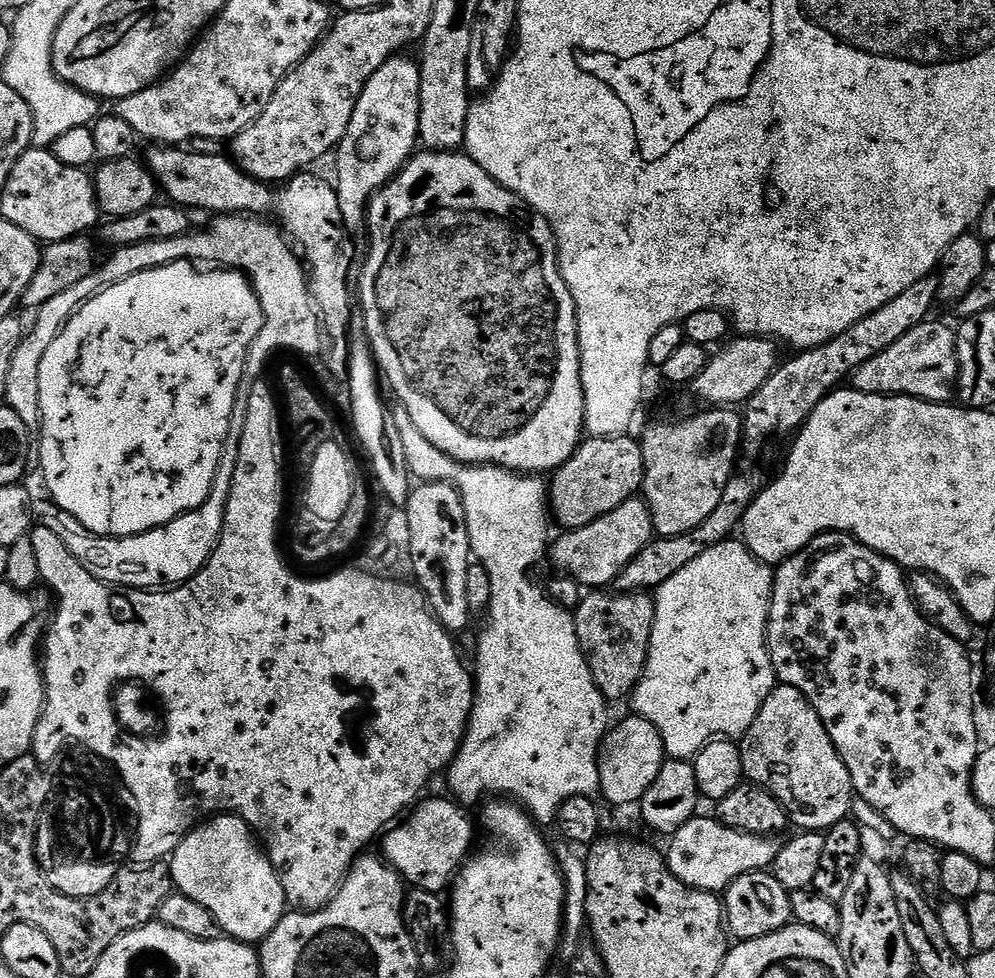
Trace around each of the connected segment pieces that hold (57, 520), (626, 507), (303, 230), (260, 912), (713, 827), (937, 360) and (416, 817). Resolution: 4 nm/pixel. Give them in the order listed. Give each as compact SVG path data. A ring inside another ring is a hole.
M239 431L229 432L222 446L222 458L212 489L200 508L185 512L183 516L176 516L171 523L163 524L160 528L152 528L140 535L101 539L100 548L94 549L90 558L88 557L90 534L85 528L77 526L63 514L56 514L53 520L47 521L46 526L54 530L54 534L58 534L62 542L66 542L66 546L77 558L84 561L84 569L91 576L105 584L145 590L179 586L204 569L206 562L212 557L216 543L220 541L220 531L224 529L224 511L230 494L230 482L234 482L234 466L238 462L239 445Z
M633 498L622 502L618 510L610 510L598 522L565 531L564 536L555 537L550 548L550 560L557 568L557 573L567 579L576 580L584 590L604 590L615 585L618 574L642 554L642 550L654 538L652 512L643 499ZM556 544L556 545L555 545Z
M152 146L149 149L146 167L156 179L159 191L163 195L165 192L171 203L185 210L201 208L211 214L247 214L252 218L271 218L275 221L293 256L304 266L308 293L312 296L323 335L327 343L328 340L332 343L328 348L328 368L334 375L343 377L350 353L348 327L352 324L354 292L348 289L348 260L340 256L340 239L346 232L335 187L329 181L327 184L309 174L297 174L291 180L273 186L247 176L240 165L227 155L184 152L188 150L180 146Z
M216 814L197 824L172 853L170 867L175 891L206 906L206 910L214 914L221 933L225 937L239 940L241 944L255 945L265 940L286 914L282 882L274 866L268 861L268 853L258 843L252 829L241 816Z
M695 815L690 822L686 822L686 826L672 833L667 844L668 868L683 884L703 892L720 894L738 878L742 878L742 874L771 869L774 858L780 854L781 841L771 836L728 828L711 815Z
M925 322L919 324L910 334L898 338L890 350L882 350L870 362L862 365L850 377L851 387L866 394L885 396L913 396L919 400L929 400L932 404L947 404L953 399L956 387L958 354L956 353L956 333L944 324Z
M421 799L411 809L412 817L405 824L397 823L383 837L383 840L385 839L383 859L391 864L392 869L413 889L443 893L443 888L445 887L445 891L453 883L456 873L464 867L473 851L472 820L455 799L447 799Z

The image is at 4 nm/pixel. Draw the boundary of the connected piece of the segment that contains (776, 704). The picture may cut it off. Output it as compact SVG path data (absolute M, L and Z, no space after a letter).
M777 683L775 690L770 694L770 698L766 698L766 702L762 702L762 706L750 726L750 730L744 733L738 745L741 752L742 766L744 767L743 775L751 783L757 784L760 788L765 788L787 810L789 821L793 825L797 824L797 829L823 833L825 830L833 828L838 822L849 819L850 813L848 811L852 808L852 800L854 801L854 789L852 787L852 779L850 778L850 770L846 770L846 762L842 762L842 758L838 754L838 750L834 746L834 742L830 738L826 726L822 722L818 710L814 710L814 706L801 692L794 690L794 686Z

